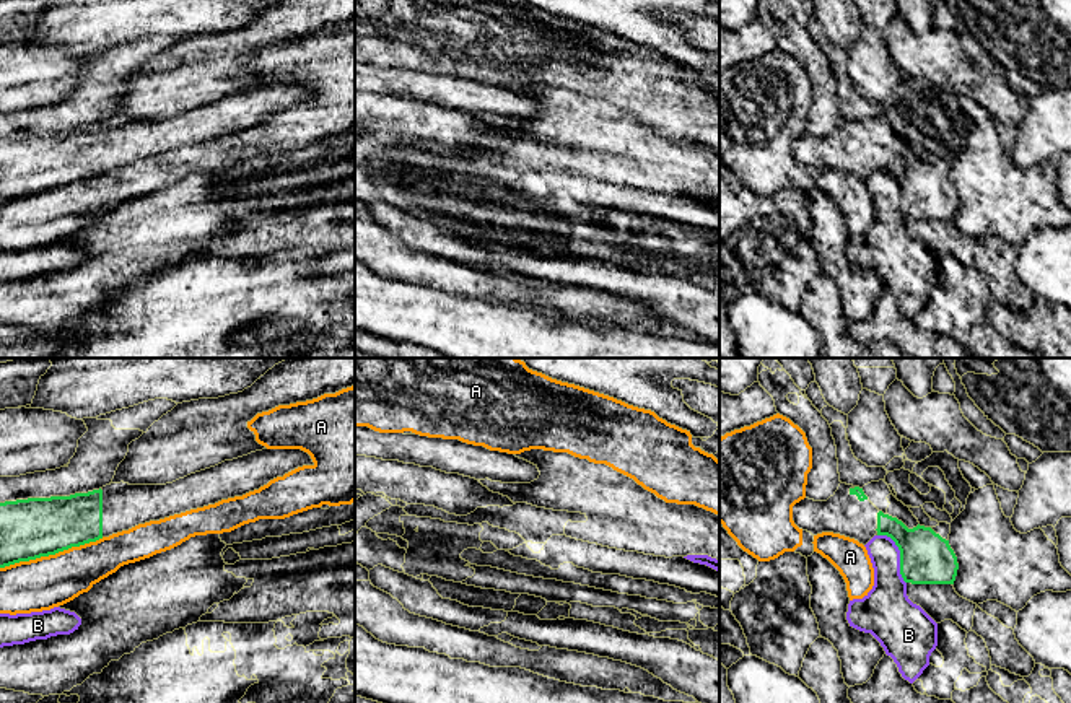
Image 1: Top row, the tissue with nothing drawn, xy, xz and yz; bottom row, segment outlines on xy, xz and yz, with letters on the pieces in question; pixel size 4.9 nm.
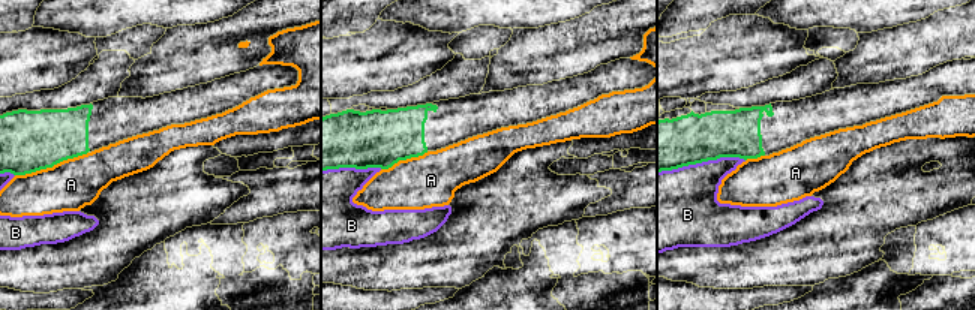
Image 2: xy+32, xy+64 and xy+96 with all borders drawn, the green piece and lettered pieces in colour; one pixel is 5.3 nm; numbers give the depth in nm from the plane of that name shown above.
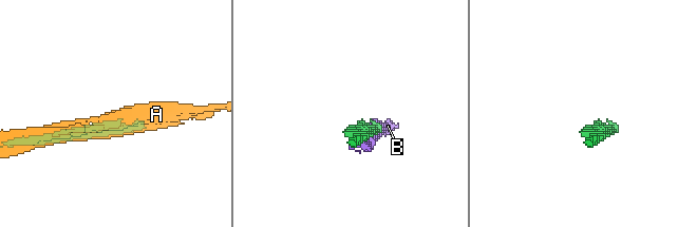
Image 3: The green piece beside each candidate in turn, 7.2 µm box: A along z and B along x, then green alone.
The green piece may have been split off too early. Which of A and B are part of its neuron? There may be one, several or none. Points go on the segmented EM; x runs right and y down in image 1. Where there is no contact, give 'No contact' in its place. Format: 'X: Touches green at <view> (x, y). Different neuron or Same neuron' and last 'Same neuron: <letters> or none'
A: Touches green at xy (51, 554). Different neuron
B: Touches green at yz (900, 555). Different neuron
Same neuron: none

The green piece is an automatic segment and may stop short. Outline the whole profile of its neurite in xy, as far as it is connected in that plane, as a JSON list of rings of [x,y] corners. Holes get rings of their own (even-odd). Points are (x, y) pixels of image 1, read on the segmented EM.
[[[262,449],[166,485],[129,485],[120,482],[70,496],[0,503],[0,568],[55,555],[129,531],[138,524],[243,496],[303,465],[314,465],[314,462],[301,449]]]

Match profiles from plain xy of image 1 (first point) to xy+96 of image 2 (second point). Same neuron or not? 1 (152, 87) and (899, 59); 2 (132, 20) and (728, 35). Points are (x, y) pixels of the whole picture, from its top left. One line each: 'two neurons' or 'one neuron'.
1: one neuron
2: two neurons

